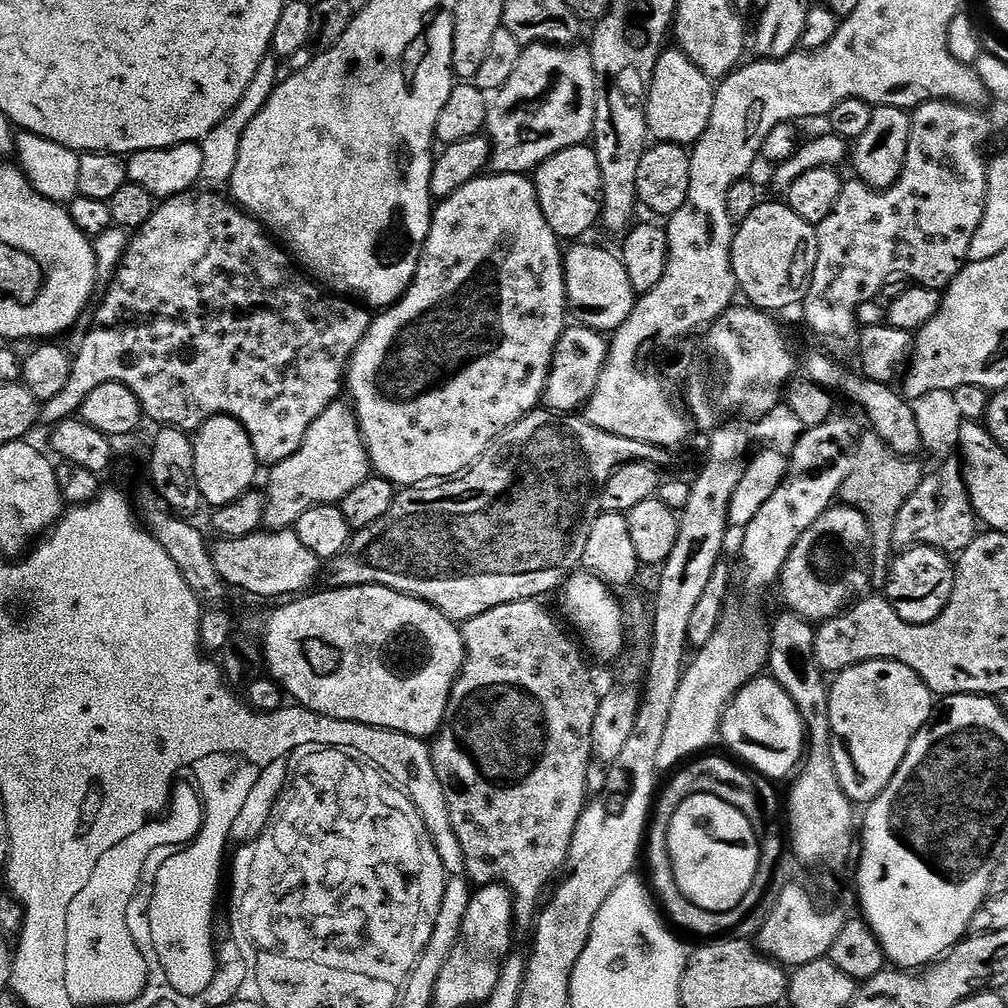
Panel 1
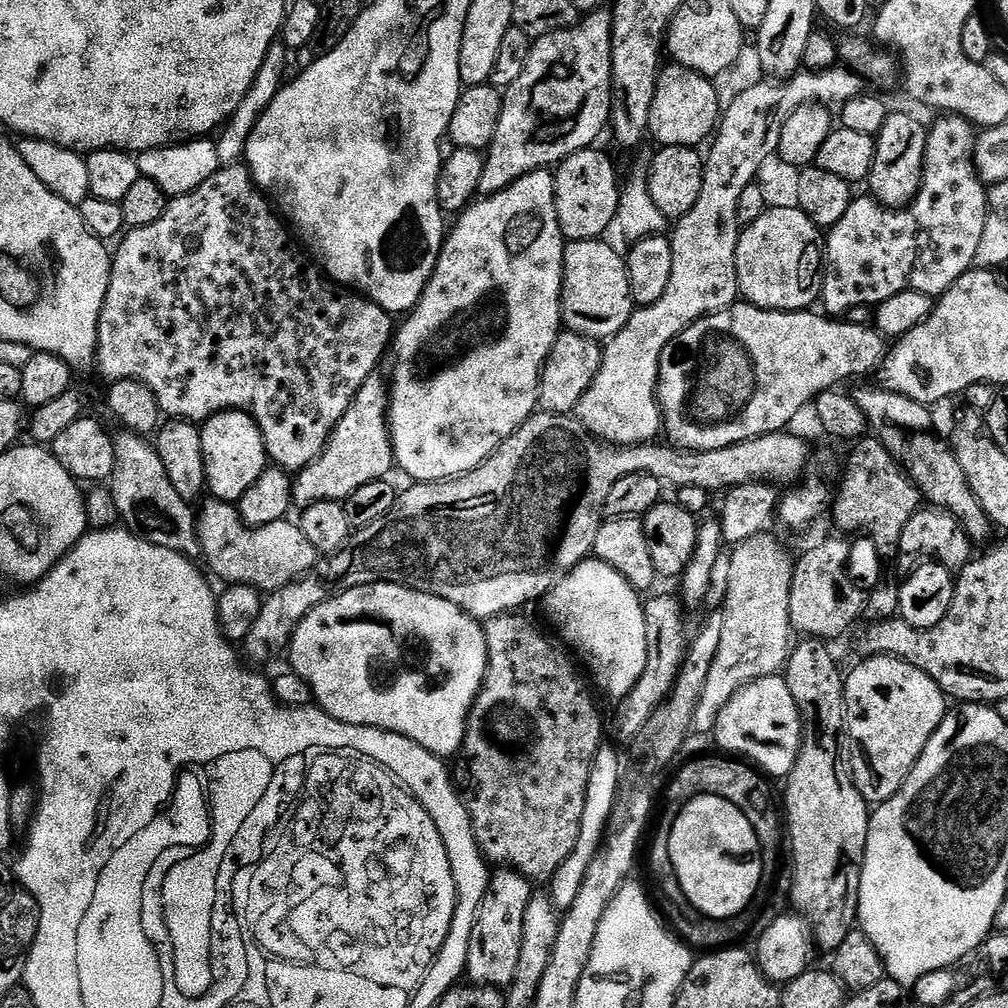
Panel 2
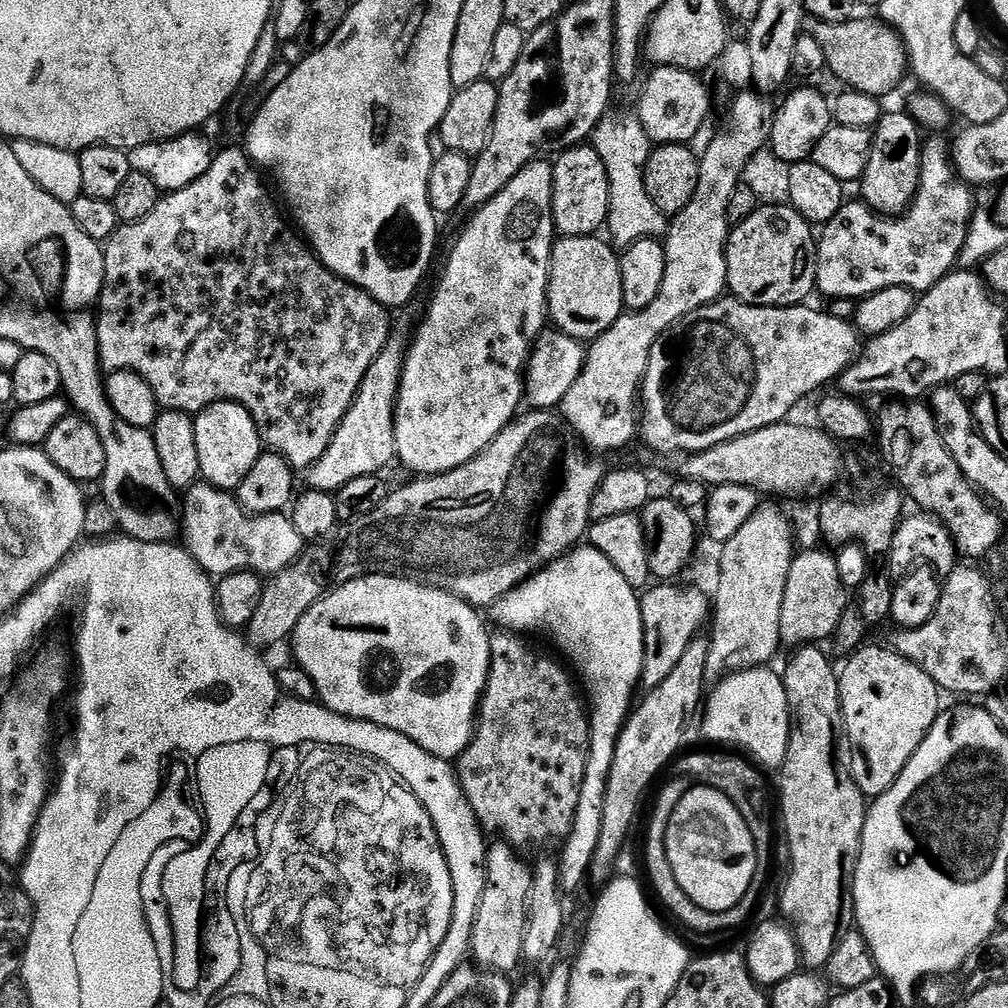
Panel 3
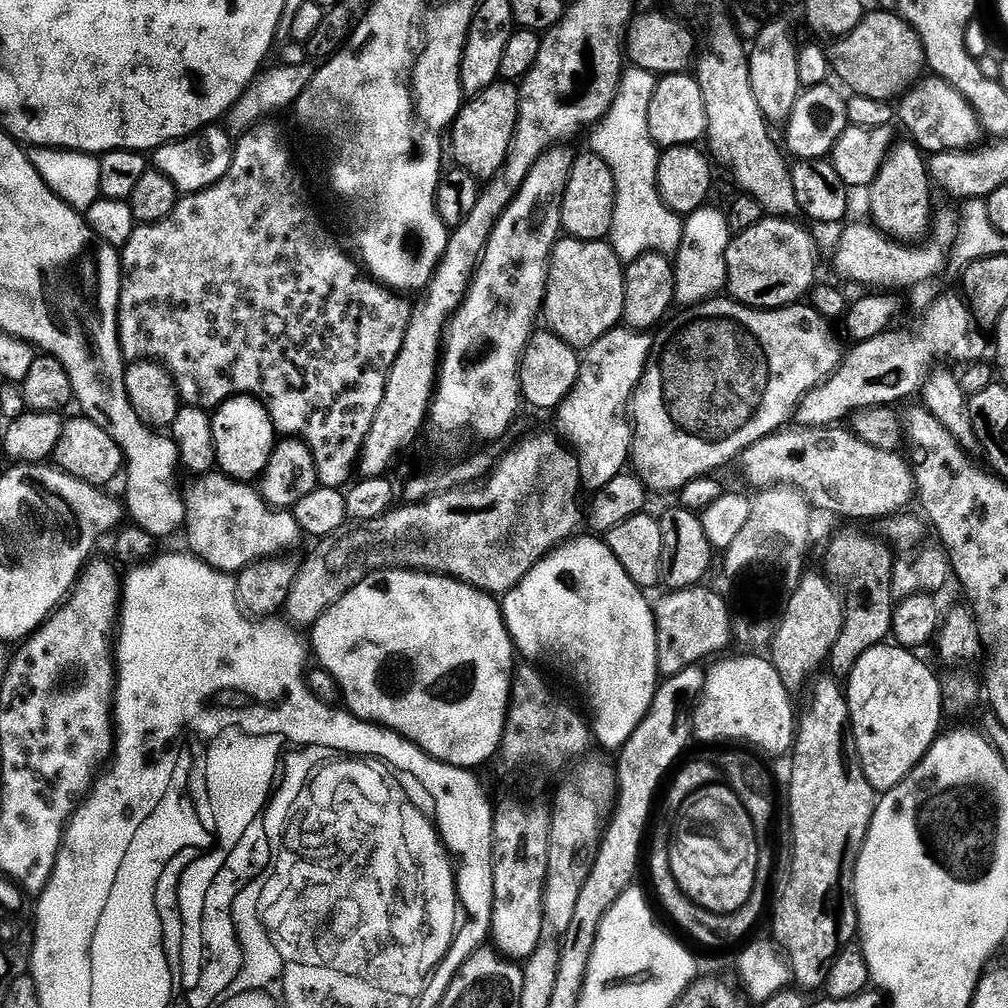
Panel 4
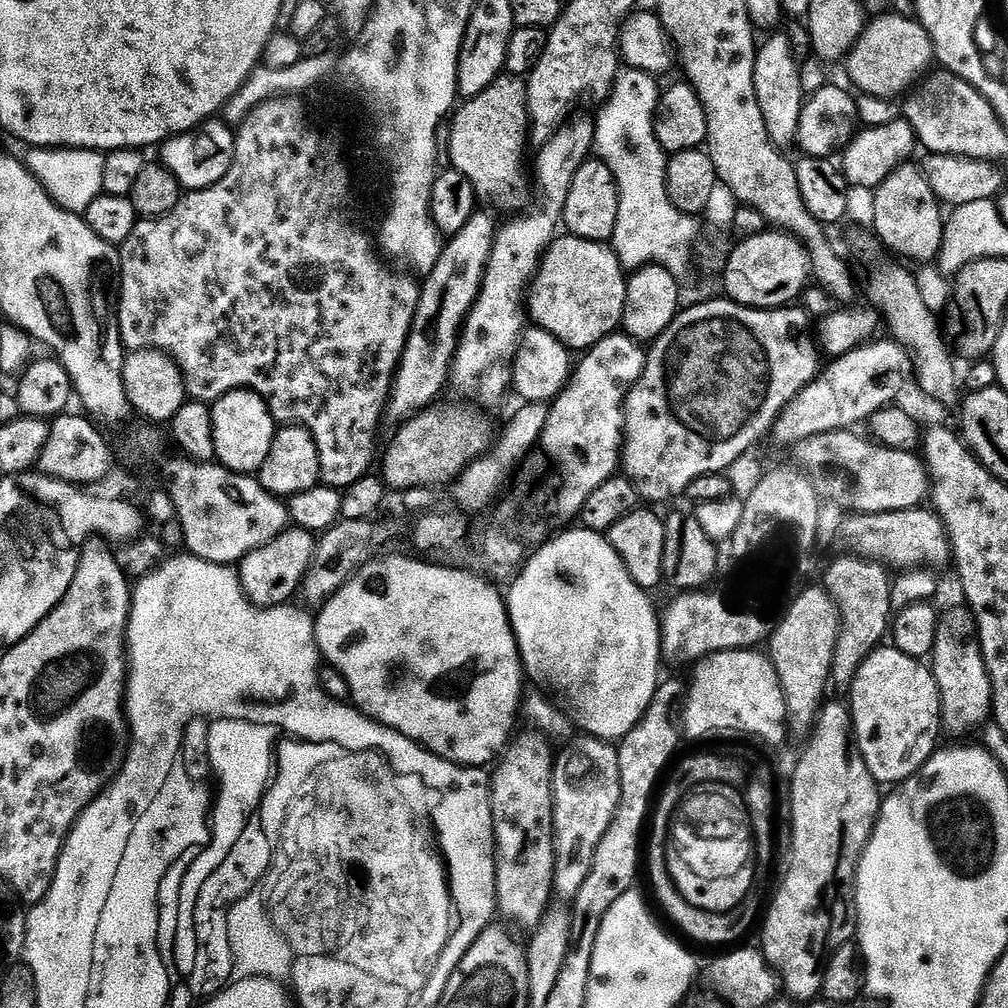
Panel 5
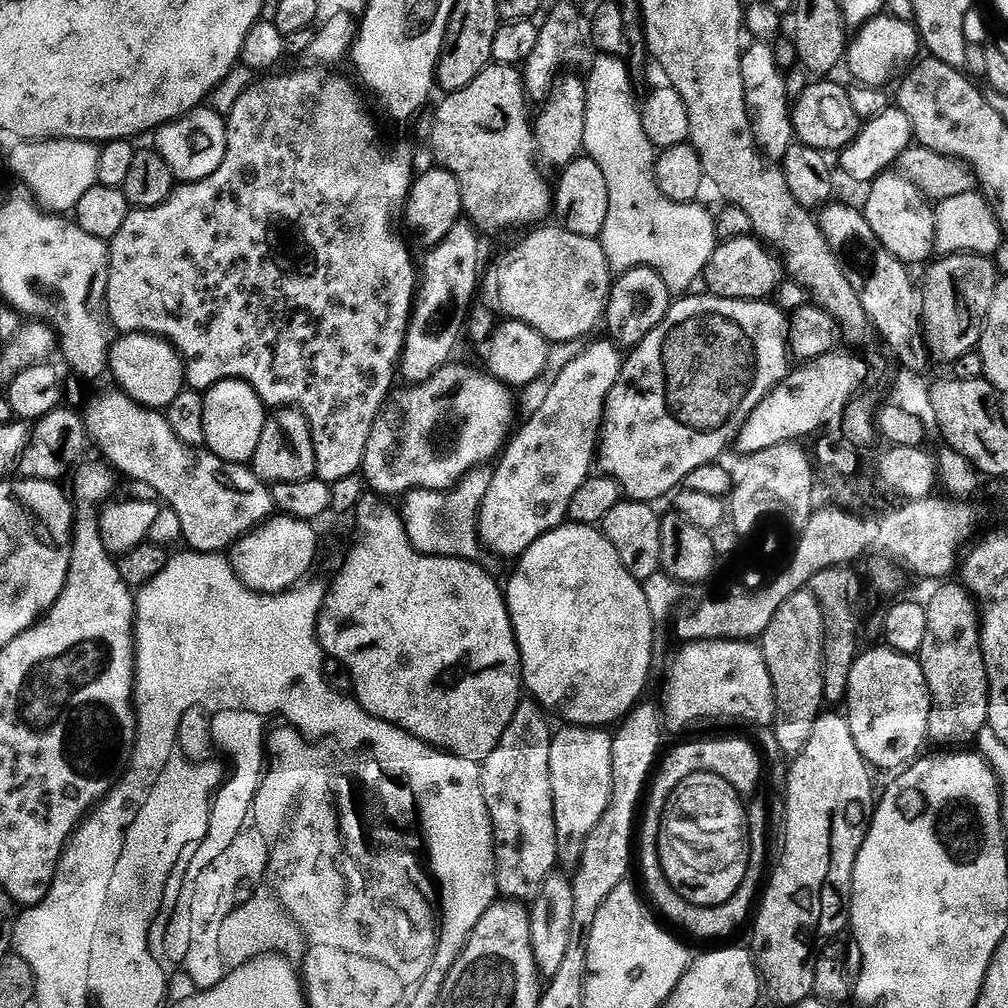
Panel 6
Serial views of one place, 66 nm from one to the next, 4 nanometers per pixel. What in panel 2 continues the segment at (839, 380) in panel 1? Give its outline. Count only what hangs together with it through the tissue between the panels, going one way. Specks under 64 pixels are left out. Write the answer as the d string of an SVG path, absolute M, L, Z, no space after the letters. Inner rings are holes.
M860 386L851 391L851 398L857 404L869 431L886 446L888 452L900 460L904 470L912 477L921 495L933 505L947 509L952 517L968 533L973 545L984 546L989 543L988 535L994 532L994 525L988 519L980 503L968 487L965 474L958 460L947 445L933 433L920 433L932 425L931 411L923 404L914 402L893 391L879 386Z

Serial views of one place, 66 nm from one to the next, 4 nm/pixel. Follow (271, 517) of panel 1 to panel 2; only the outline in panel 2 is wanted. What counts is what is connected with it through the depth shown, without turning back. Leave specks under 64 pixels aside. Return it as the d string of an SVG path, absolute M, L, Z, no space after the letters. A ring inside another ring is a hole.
M361 395L352 401L344 416L333 425L329 431L328 443L321 453L297 471L290 486L291 495L300 506L307 506L319 500L343 502L362 485L385 479L393 471L394 466L388 462L390 451L391 436L388 434L385 399Z

